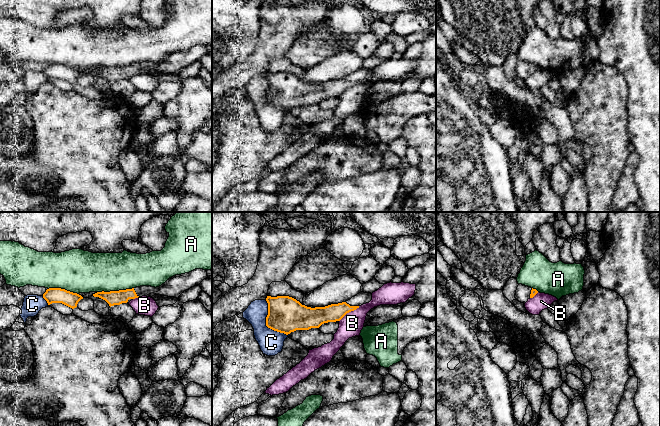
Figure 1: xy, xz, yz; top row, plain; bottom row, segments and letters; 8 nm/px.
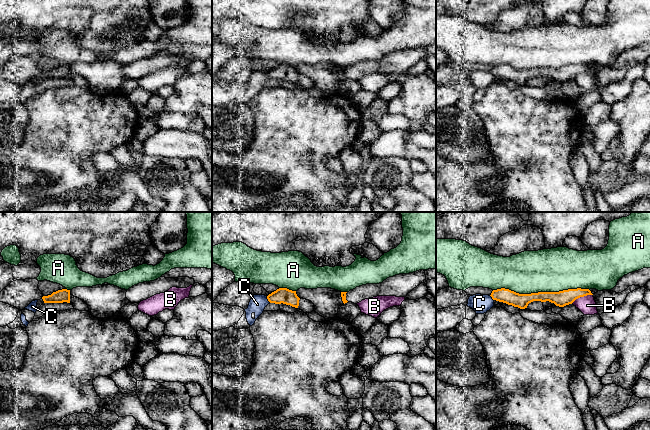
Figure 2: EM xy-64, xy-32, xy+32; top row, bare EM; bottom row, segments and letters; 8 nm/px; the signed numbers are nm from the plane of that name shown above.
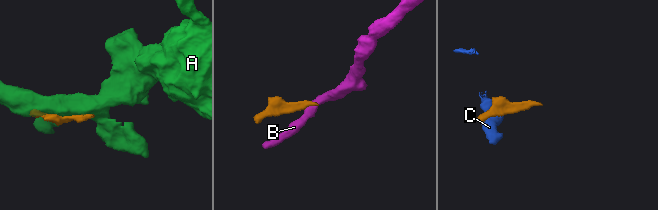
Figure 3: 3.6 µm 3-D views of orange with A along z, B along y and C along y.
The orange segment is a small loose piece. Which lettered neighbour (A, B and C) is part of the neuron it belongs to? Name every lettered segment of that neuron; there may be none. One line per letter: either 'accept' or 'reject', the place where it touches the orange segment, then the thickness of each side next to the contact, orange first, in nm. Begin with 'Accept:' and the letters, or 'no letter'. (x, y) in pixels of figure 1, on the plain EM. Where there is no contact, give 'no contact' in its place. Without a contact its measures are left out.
Accept: no letter
A: reject | xy (115, 67) | 110/320 nm
B: reject | xz (349, 87) | 140/180 nm
C: reject | xz (266, 99) | 280/200 nm

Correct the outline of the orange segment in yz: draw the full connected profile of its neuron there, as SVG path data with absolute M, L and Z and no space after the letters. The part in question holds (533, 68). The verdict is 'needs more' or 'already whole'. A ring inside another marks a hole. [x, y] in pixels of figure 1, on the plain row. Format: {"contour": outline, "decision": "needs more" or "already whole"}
{"contour": "M519 60L516 66L515 74L521 79L526 79L530 74L533 74L538 67L531 63Z", "decision": "needs more"}

